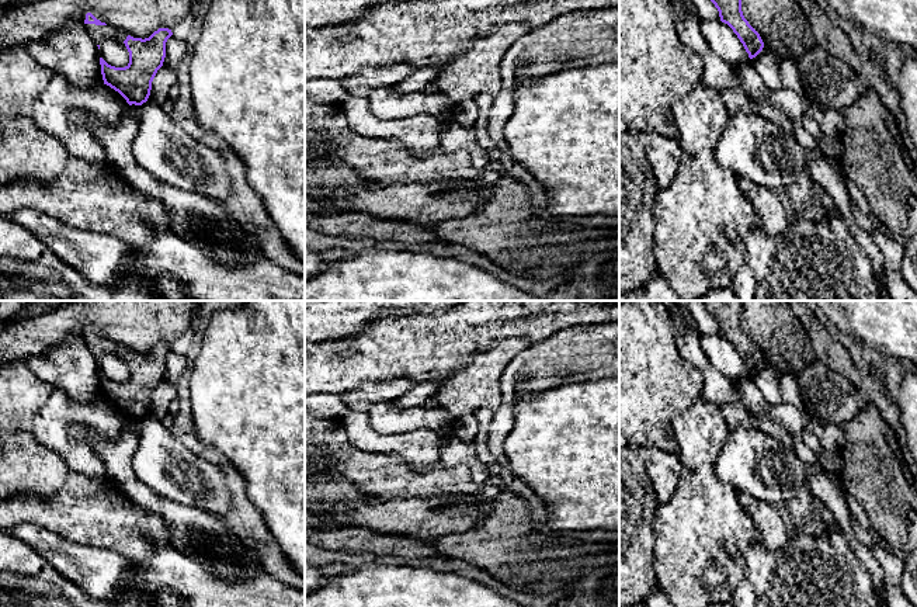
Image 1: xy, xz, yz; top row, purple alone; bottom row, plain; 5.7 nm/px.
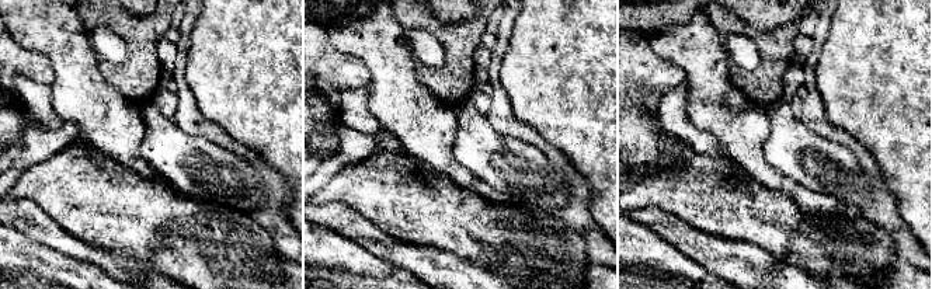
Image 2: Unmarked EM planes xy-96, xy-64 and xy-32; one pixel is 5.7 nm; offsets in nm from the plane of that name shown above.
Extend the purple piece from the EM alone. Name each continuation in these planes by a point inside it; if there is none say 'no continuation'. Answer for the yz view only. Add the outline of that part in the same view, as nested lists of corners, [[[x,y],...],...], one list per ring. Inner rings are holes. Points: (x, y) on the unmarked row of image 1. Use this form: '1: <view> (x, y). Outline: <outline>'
no continuation

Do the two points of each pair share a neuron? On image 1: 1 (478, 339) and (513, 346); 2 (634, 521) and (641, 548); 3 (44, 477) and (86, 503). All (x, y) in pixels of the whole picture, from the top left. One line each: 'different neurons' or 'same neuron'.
1: different neurons
2: same neuron
3: different neurons

